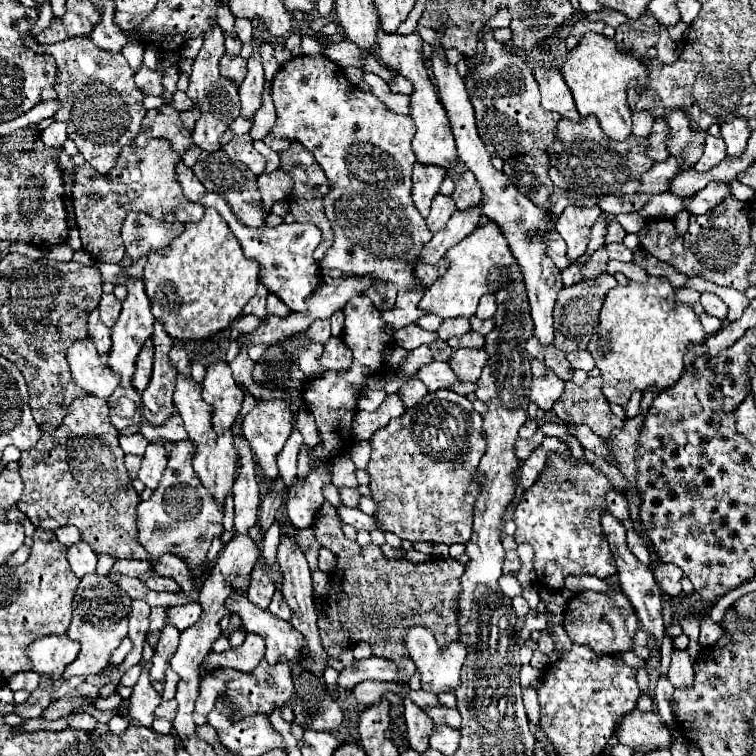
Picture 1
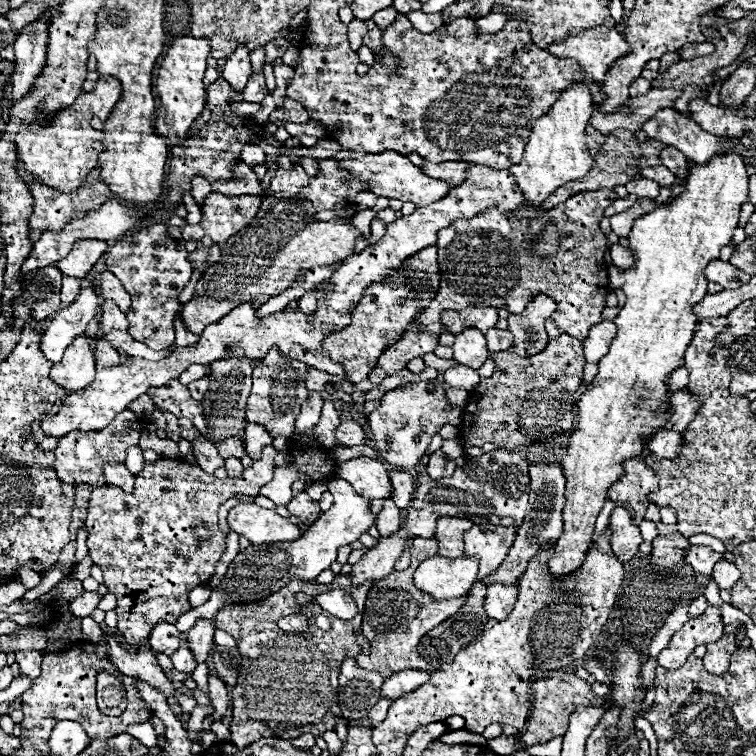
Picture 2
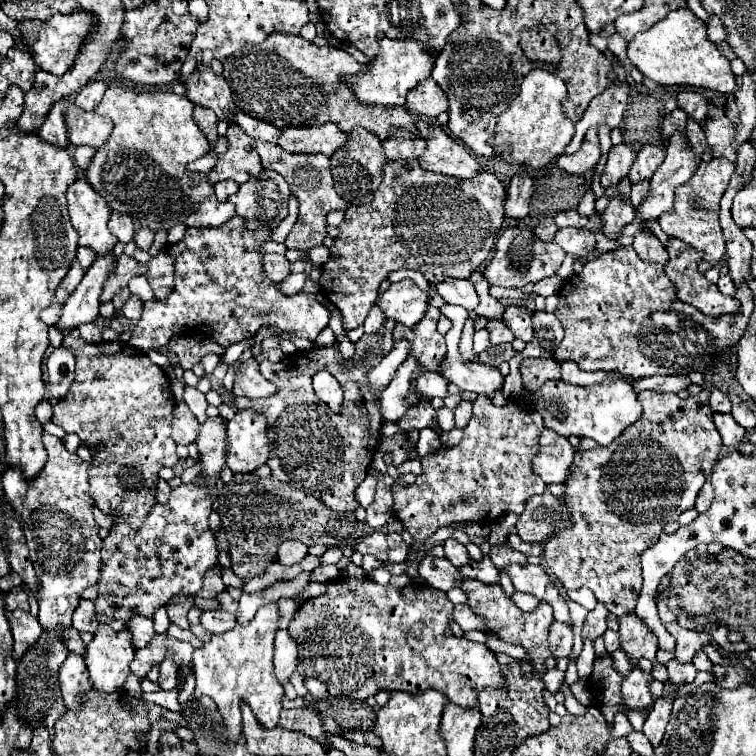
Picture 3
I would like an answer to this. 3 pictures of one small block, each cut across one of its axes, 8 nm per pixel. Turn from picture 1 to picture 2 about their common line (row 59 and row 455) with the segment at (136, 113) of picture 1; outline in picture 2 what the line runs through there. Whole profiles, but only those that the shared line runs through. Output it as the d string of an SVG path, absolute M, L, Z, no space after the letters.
M126 410L120 412L120 416L116 416L116 420L112 420L112 424L100 432L70 432L68 436L58 440L58 446L54 448L54 468L56 474L62 482L66 484L90 484L90 486L104 486L104 474L102 474L102 466L104 464L116 464L116 462L124 462L126 458L126 448L136 446L140 440L140 432L146 428L146 418Z

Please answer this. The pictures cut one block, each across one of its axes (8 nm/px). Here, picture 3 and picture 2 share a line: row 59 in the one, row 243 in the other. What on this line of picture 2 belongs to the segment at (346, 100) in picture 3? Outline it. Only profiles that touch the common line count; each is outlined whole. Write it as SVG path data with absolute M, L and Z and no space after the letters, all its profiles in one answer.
M268 192L254 222L222 246L220 260L208 266L196 284L194 298L182 306L180 320L188 332L200 334L208 324L216 324L244 302L260 308L270 296L290 288L302 268L312 270L314 266L330 266L336 260L350 256L360 232L348 224L348 218L318 222L314 214L316 208L302 196Z

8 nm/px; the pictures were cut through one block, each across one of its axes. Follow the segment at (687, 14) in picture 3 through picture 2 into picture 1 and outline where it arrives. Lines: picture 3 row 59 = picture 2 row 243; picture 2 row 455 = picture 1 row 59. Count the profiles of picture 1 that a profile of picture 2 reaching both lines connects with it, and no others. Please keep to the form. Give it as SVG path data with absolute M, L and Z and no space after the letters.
M584 34L580 44L570 50L564 66L562 76L568 84L568 88L574 94L576 108L582 116L594 114L600 122L600 128L604 134L608 134L612 140L626 140L632 134L632 110L628 106L628 86L636 82L638 86L648 86L648 68L644 62L632 52L624 52L616 48L616 42L606 38L604 34Z

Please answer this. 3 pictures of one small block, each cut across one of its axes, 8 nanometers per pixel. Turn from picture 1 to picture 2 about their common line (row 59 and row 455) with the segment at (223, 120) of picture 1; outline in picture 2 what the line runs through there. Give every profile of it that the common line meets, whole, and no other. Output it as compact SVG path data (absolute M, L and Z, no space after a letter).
M198 436L194 442L192 442L192 448L194 448L194 456L196 456L196 462L202 470L206 472L214 472L216 468L224 466L224 458L218 454L216 446L212 440L204 438L204 436Z

